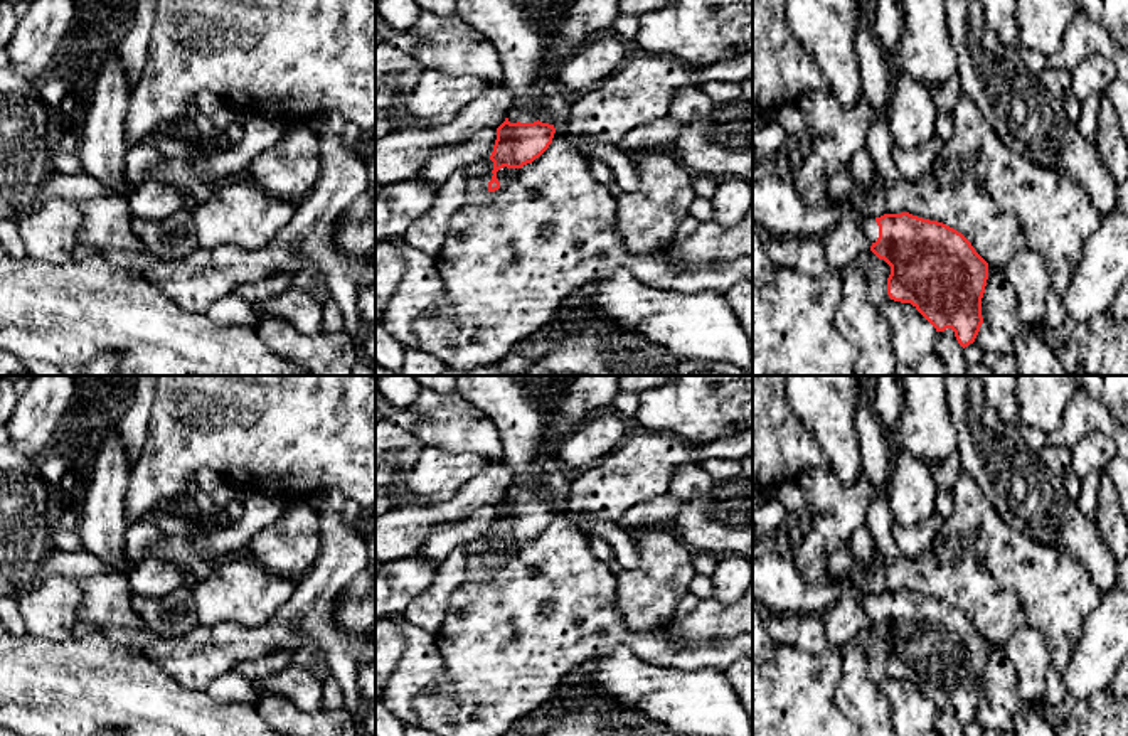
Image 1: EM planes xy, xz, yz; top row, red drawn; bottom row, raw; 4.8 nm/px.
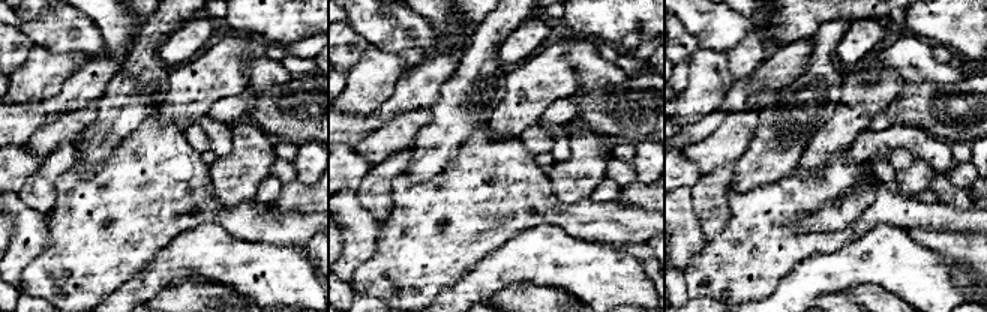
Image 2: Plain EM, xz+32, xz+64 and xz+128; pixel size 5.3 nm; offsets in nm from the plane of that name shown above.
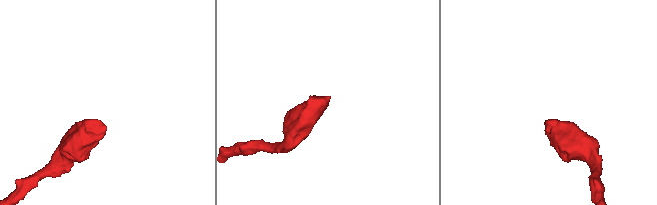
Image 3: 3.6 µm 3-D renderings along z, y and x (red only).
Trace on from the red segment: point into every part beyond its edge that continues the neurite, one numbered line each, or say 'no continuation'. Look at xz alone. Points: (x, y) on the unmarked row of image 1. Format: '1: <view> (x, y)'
1: xz (585, 396)

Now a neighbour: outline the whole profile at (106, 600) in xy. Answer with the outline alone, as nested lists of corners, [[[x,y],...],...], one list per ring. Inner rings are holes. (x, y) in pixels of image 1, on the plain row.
[[[126,574],[79,578],[82,601],[76,610],[76,621],[93,627],[123,627],[143,630],[145,625],[131,608],[133,593]]]

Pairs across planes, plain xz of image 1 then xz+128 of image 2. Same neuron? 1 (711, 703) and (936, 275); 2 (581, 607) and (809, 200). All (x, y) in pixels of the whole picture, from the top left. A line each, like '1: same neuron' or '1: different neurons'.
1: same neuron
2: same neuron

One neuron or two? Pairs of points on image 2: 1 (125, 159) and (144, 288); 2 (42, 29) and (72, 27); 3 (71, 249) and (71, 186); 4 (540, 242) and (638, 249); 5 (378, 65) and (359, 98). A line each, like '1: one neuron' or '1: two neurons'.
1: two neurons
2: one neuron
3: one neuron
4: two neurons
5: one neuron

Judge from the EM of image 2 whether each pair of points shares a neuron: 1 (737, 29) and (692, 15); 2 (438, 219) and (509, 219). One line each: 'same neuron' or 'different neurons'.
1: same neuron
2: same neuron

